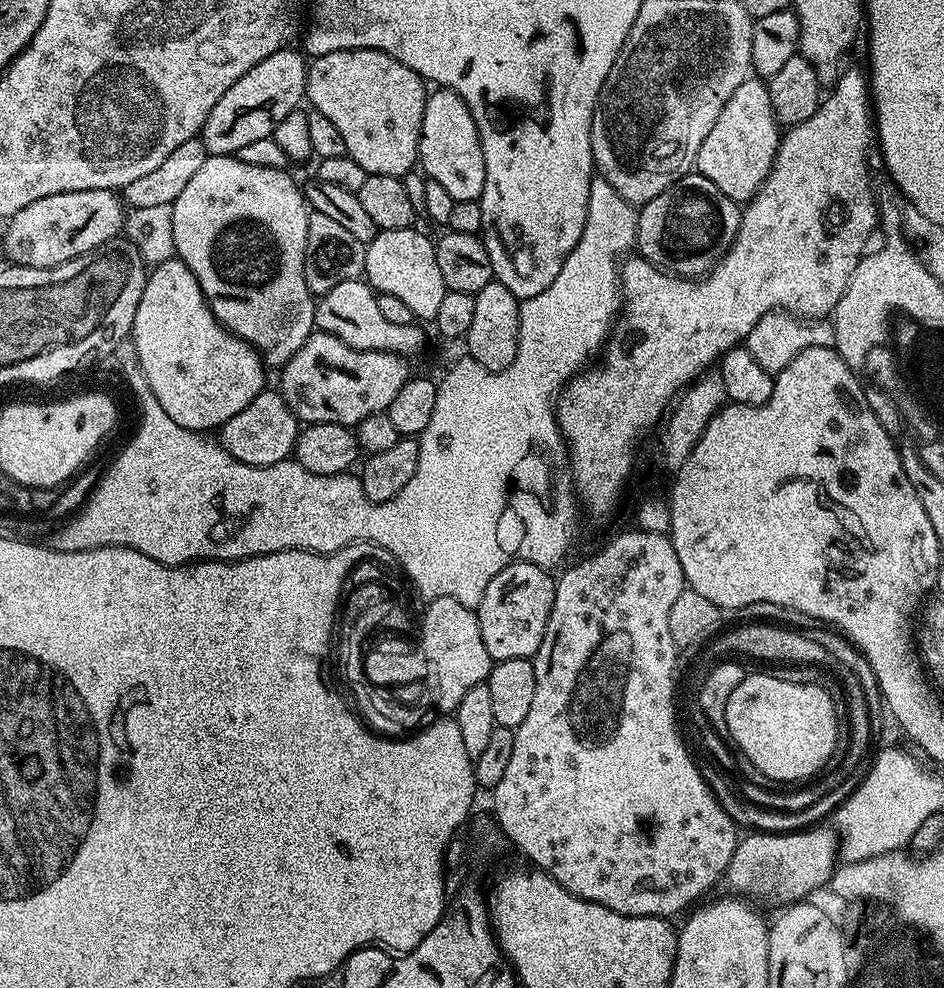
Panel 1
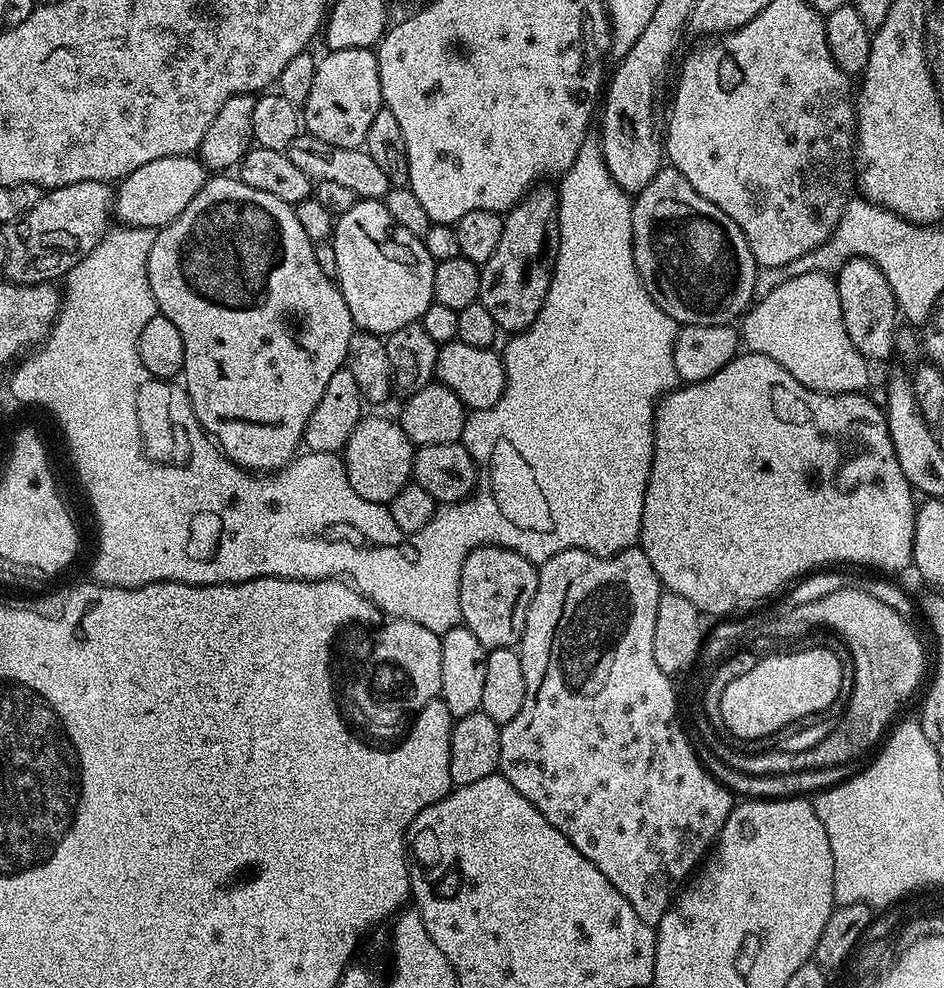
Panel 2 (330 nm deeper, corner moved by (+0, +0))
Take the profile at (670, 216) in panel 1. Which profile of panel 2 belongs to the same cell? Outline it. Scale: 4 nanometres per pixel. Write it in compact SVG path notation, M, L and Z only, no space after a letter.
M661 167L648 185L641 192L635 193L632 202L632 253L634 254L636 269L650 294L650 298L654 298L654 302L658 302L658 306L662 306L662 310L666 310L666 314L670 314L670 318L674 318L677 325L718 326L719 324L732 324L739 321L754 303L758 265L742 230L738 230L736 223L726 214L722 214L722 210L718 210L718 206L714 206L714 202L706 202L706 198L702 198L702 194L698 194L698 190L694 190L694 186L690 186L690 182L686 182L686 178L677 168Z

